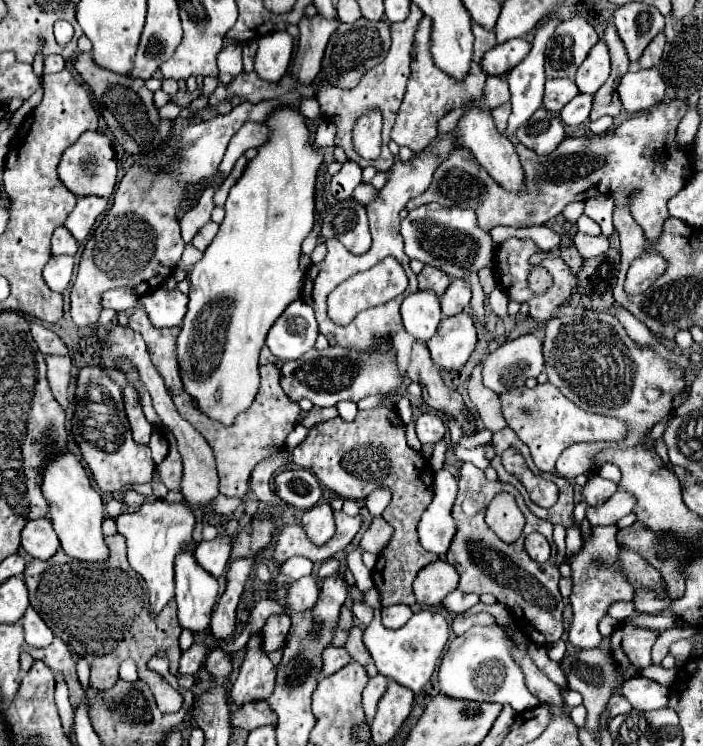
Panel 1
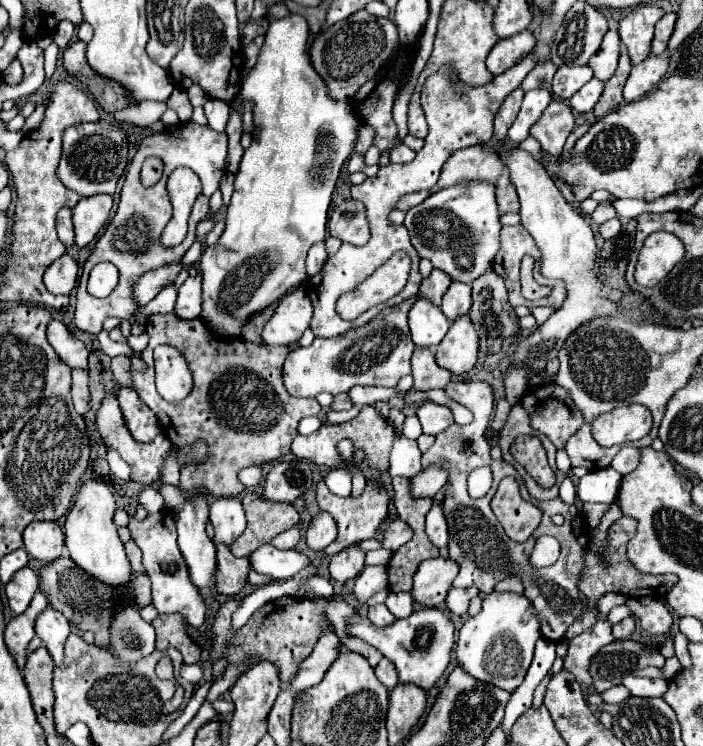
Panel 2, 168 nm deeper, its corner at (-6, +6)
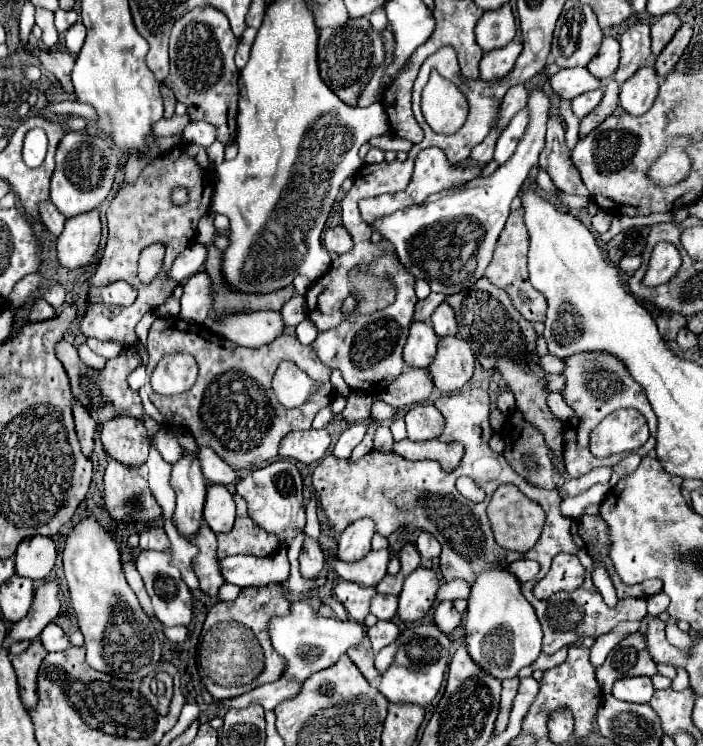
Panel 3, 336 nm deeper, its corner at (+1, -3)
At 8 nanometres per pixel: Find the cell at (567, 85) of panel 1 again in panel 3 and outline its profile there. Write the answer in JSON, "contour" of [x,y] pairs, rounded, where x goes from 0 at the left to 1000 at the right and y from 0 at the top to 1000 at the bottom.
{"contour":[[[804,91],[784,105],[784,115],[798,131],[815,134],[829,123],[858,118],[858,110],[852,110],[835,91]]]}

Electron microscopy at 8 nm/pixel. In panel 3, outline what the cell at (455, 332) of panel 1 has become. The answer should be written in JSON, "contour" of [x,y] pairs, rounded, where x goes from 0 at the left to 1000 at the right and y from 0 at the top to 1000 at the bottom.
{"contour":[[[633,450],[622,458],[622,477],[613,488],[616,515],[627,525],[647,525],[659,520],[673,504],[673,472],[653,450]]]}

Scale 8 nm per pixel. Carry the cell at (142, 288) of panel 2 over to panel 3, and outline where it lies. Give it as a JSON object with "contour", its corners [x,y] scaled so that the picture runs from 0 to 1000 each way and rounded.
{"contour":[[[275,324],[272,330],[263,332],[263,338],[257,343],[252,343],[240,370],[252,378],[260,378],[269,370],[275,370],[277,365],[283,365],[286,357],[292,354],[292,349],[294,349],[294,332],[286,324]]]}

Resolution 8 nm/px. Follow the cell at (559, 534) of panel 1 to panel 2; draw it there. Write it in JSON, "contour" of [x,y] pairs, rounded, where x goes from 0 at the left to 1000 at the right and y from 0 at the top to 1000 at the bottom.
{"contour":[[[809,638],[804,639],[795,654],[795,665],[804,674],[817,676],[821,668],[819,653]]]}

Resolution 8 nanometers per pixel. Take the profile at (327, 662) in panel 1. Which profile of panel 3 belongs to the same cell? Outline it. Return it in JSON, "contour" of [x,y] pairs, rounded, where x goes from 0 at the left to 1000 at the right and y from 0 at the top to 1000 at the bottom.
{"contour":[[[397,909],[394,914],[374,917],[349,928],[349,933],[334,933],[331,938],[312,938],[309,944],[317,949],[349,949],[357,944],[371,944],[377,952],[391,952],[394,944],[400,944],[408,936],[422,933],[425,925],[428,925],[428,917]]]}

